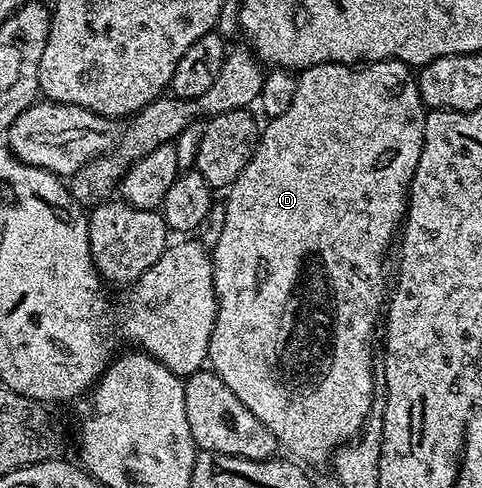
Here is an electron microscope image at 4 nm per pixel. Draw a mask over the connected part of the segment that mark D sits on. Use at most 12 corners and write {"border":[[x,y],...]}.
{"border":[[317,64],[228,189],[209,367],[303,465],[366,425],[428,111]]}

